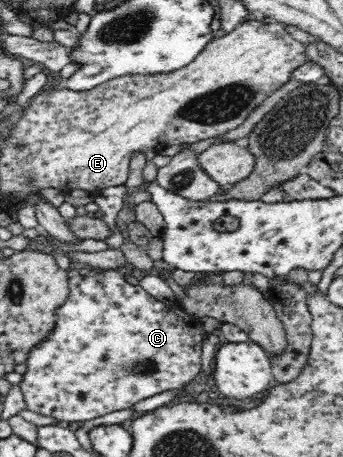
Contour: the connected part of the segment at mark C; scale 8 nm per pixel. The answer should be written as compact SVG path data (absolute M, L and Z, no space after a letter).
M103 269L103 272L96 274L96 276L85 278L76 276L76 278L69 279L69 295L64 304L55 310L54 328L43 341L31 348L29 357L26 359L27 370L19 384L26 401L26 410L52 416L52 418L59 421L64 420L66 423L92 420L92 418L98 418L98 416L104 416L104 414L110 414L110 412L116 412L116 410L130 408L138 401L147 399L149 396L156 396L160 392L166 392L166 390L172 390L172 388L182 388L182 386L189 387L192 380L200 374L200 371L202 371L202 344L207 336L201 327L200 319L188 314L179 306L177 300L161 301L150 296L139 284L128 283L125 275L126 272L121 269Z

